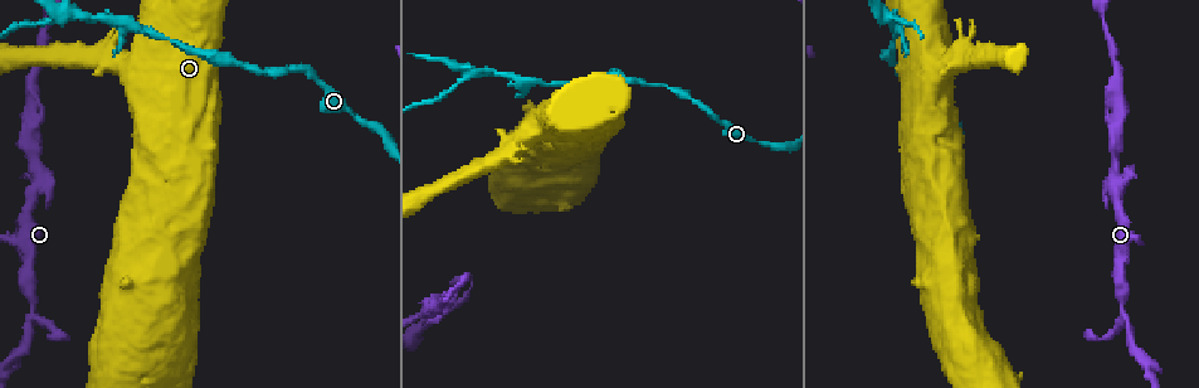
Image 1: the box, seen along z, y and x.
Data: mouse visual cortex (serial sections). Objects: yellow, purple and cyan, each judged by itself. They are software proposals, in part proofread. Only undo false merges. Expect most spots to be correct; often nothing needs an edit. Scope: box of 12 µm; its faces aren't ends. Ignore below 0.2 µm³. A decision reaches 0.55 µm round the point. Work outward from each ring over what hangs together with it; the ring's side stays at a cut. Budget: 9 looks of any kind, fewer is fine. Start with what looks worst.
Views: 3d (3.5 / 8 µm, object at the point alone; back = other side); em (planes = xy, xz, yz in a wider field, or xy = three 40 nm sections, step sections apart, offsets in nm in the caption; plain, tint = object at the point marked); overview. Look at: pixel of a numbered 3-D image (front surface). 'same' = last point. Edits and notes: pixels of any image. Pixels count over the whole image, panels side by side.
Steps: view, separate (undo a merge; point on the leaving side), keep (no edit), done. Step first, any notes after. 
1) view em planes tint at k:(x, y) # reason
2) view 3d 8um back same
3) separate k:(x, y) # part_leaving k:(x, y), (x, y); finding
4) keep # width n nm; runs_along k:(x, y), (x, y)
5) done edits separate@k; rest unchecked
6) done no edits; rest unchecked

view em xy step 1 tint at 1:(46, 14)

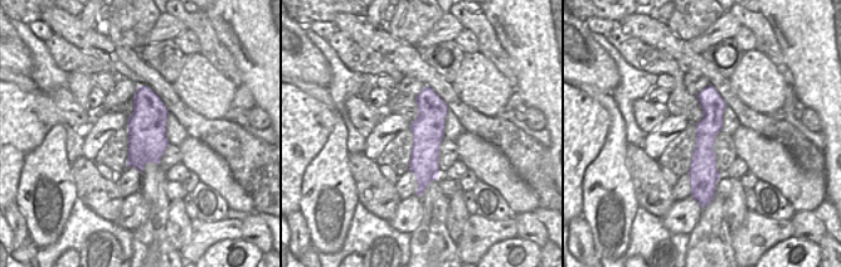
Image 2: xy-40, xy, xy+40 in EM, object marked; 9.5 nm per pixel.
view 3d 3.5um back same

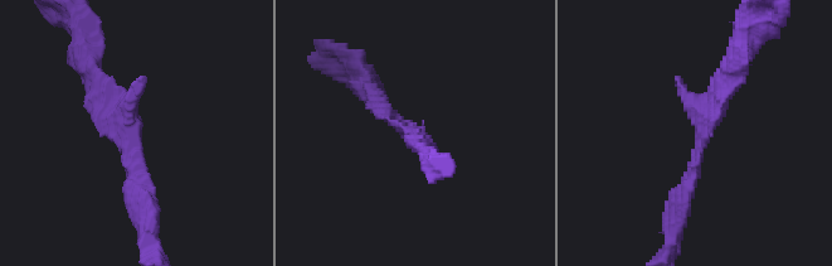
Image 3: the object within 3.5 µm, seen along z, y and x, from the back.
keep # runs_along 2:(709, 88), (703, 180), (696, 190); continuous, no second cell

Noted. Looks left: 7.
view 3d 8um at 1:(467, 72) # three-way junction

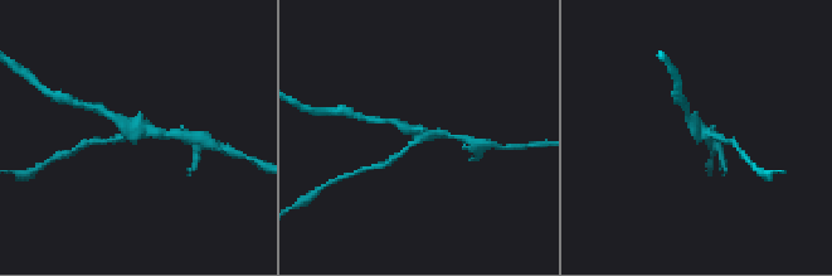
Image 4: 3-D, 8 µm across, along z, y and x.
view 3d 3.5um at 4:(137, 133)

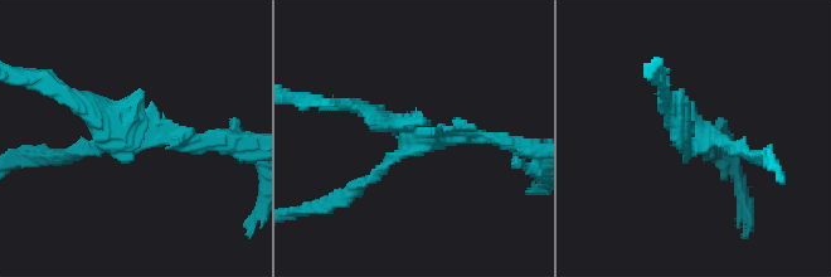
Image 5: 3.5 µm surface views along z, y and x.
view em xy step 5 tint at 5:(698, 134)

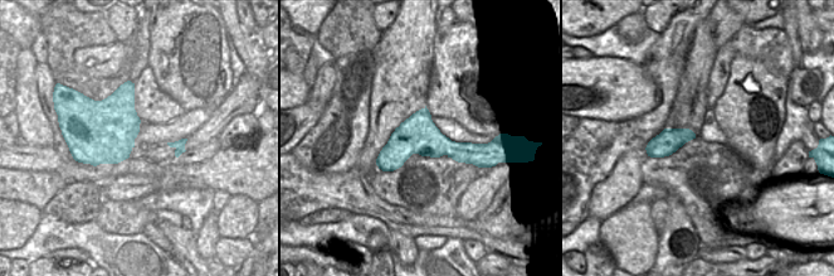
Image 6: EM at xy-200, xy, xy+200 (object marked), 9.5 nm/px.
keep # runs_along 5:(213, 142), (125, 142), (78, 100); all the same cell

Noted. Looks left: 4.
view 3d 3.5um back at 1:(942, 160) # calibre changes

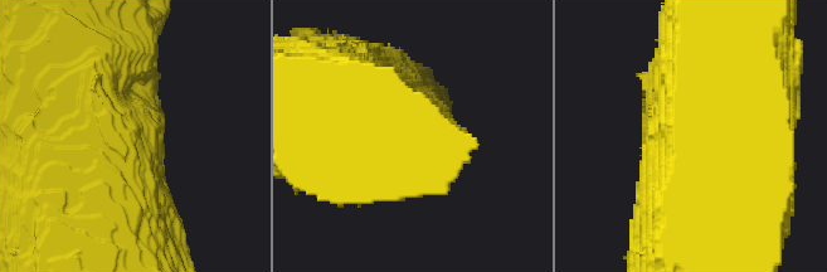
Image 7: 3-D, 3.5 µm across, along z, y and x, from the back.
view em xy step 5 tint same # need the tissue

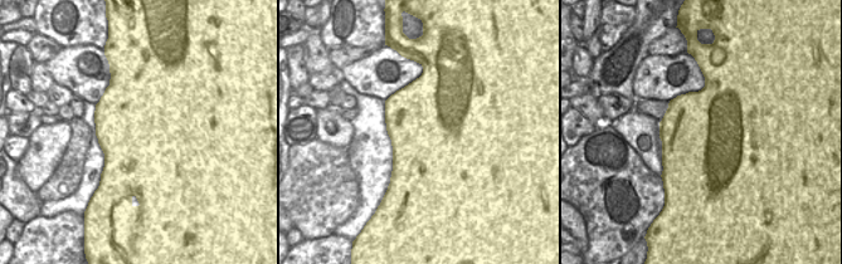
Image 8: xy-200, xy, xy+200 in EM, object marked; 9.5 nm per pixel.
keep # runs_along 7:(339, 110), (438, 151); one cell here

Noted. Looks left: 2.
view em xy step 2 tint at 1:(1122, 300) # thick turns thin

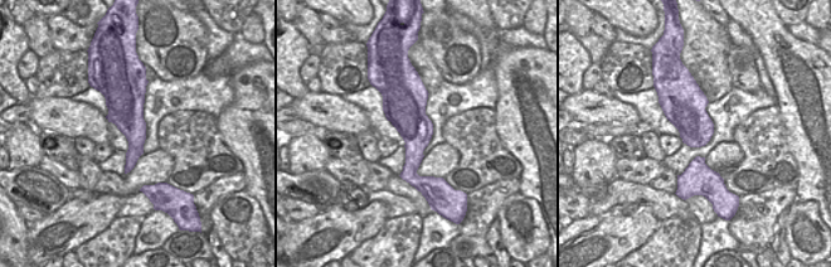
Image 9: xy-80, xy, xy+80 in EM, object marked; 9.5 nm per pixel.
view 3d 3.5um same

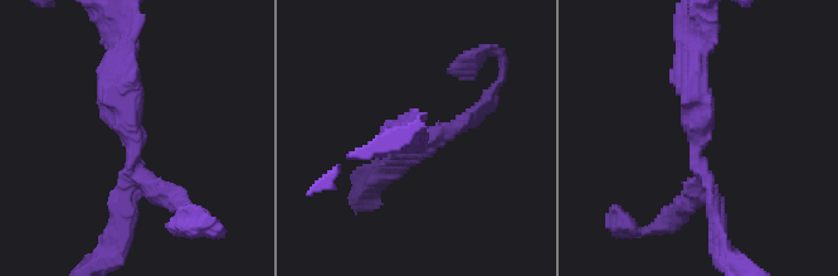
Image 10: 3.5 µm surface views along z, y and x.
keep # width 400 nm; runs_along 10:(691, 62), (697, 158), (716, 219); all the same cell

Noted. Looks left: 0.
done no edits; rest unchecked

